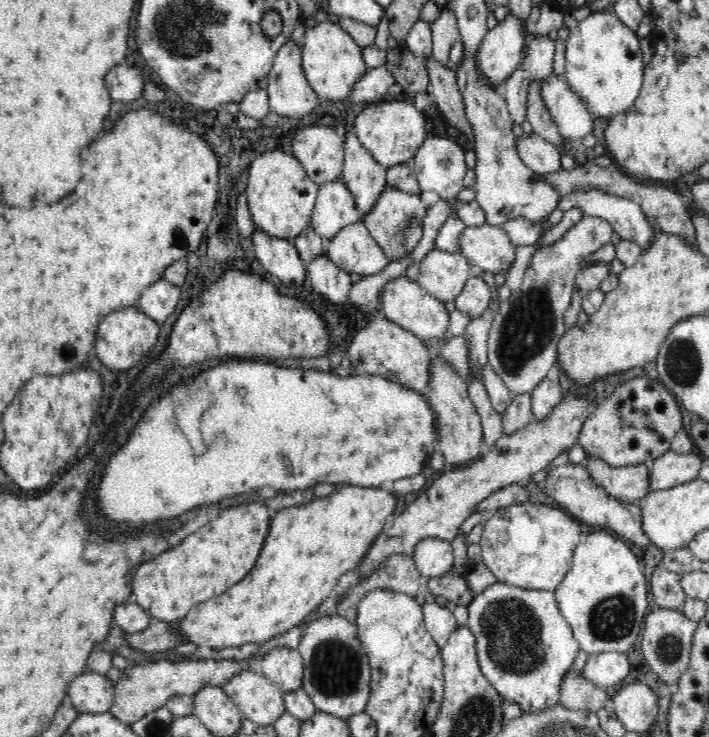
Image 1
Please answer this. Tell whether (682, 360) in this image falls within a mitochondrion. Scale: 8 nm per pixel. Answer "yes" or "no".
yes

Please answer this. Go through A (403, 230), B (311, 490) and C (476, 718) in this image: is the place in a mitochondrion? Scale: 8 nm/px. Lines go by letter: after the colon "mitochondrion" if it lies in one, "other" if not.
A: mitochondrion
B: other
C: mitochondrion

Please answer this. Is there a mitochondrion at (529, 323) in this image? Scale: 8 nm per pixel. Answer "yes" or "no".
yes

